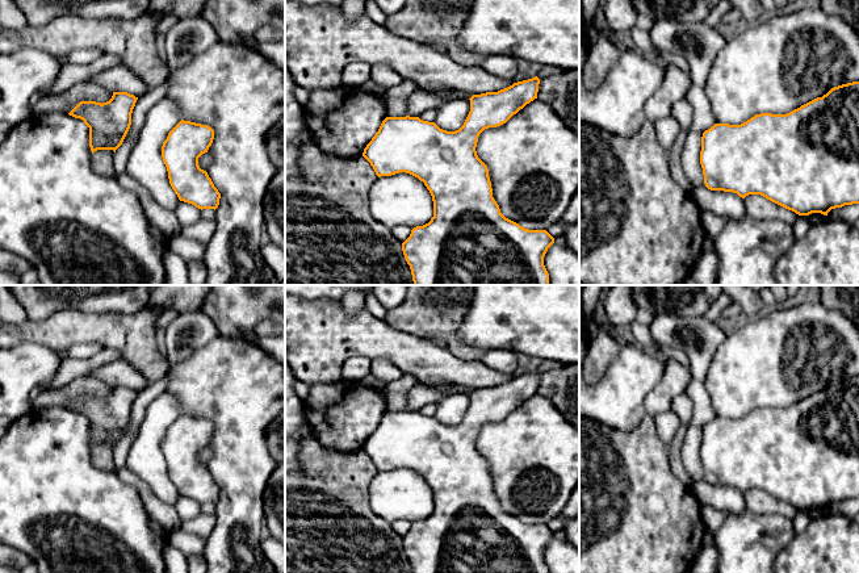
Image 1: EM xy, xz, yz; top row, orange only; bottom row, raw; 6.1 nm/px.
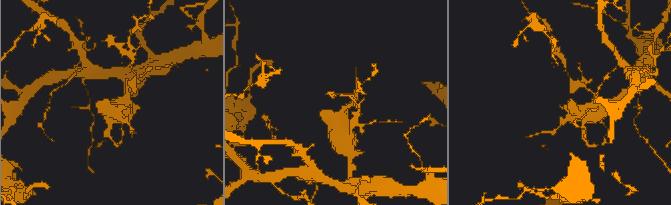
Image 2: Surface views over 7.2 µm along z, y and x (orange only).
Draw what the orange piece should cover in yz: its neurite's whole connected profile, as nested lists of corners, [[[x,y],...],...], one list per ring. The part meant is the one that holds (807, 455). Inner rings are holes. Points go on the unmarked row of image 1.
[[[859,376],[834,381],[822,392],[817,392],[787,409],[760,407],[741,419],[715,418],[703,427],[700,459],[703,463],[704,478],[708,484],[733,486],[742,493],[749,489],[760,489],[799,510],[809,510],[812,507],[827,510],[831,503],[859,498]]]

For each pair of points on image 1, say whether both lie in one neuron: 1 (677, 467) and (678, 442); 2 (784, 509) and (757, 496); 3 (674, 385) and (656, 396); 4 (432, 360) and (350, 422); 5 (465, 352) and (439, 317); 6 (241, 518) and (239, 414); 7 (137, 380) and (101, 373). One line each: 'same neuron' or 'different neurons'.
1: same neuron
2: same neuron
3: same neuron
4: different neurons
5: same neuron
6: same neuron
7: same neuron

